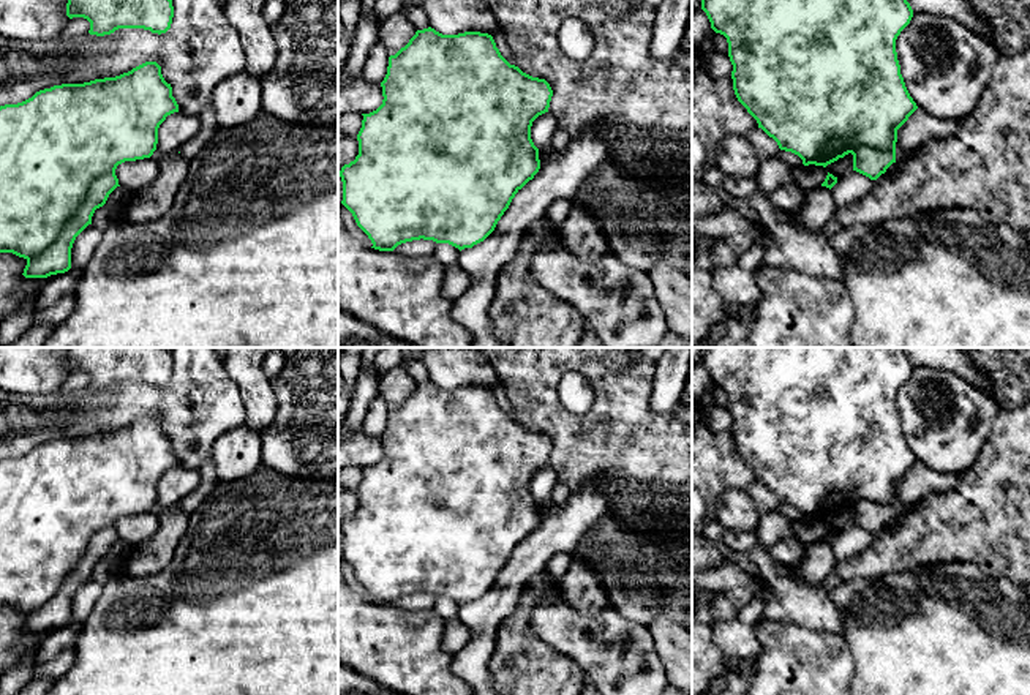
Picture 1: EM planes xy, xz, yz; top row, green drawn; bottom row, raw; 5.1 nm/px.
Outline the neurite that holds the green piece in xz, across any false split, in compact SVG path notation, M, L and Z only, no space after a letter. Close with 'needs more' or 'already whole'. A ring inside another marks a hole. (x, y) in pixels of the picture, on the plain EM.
M428 381L417 384L404 401L389 411L381 441L382 458L362 468L359 509L338 526L343 535L341 558L368 589L371 602L379 605L393 605L401 597L420 592L449 597L460 605L483 595L515 548L540 523L531 480L548 466L553 450L550 438L510 419L488 387L442 389Z | already whole

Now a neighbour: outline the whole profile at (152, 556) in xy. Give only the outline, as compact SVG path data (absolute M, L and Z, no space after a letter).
M182 507L163 509L156 532L147 542L130 547L122 572L137 578L161 572L172 561L186 529L188 513Z

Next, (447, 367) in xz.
M423 348L420 362L428 370L430 381L442 389L493 389L501 382L490 360L477 348Z

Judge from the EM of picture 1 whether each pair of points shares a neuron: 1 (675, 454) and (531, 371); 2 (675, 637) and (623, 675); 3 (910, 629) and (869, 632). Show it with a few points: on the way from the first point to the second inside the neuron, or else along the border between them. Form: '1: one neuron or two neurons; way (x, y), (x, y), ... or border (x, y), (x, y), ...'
1: one neuron; way (632, 449), (583, 444), (574, 439), (548, 414)
2: two neurons; border (648, 629), (664, 673), (669, 678)
3: one neuron; way (901, 631), (879, 631)

